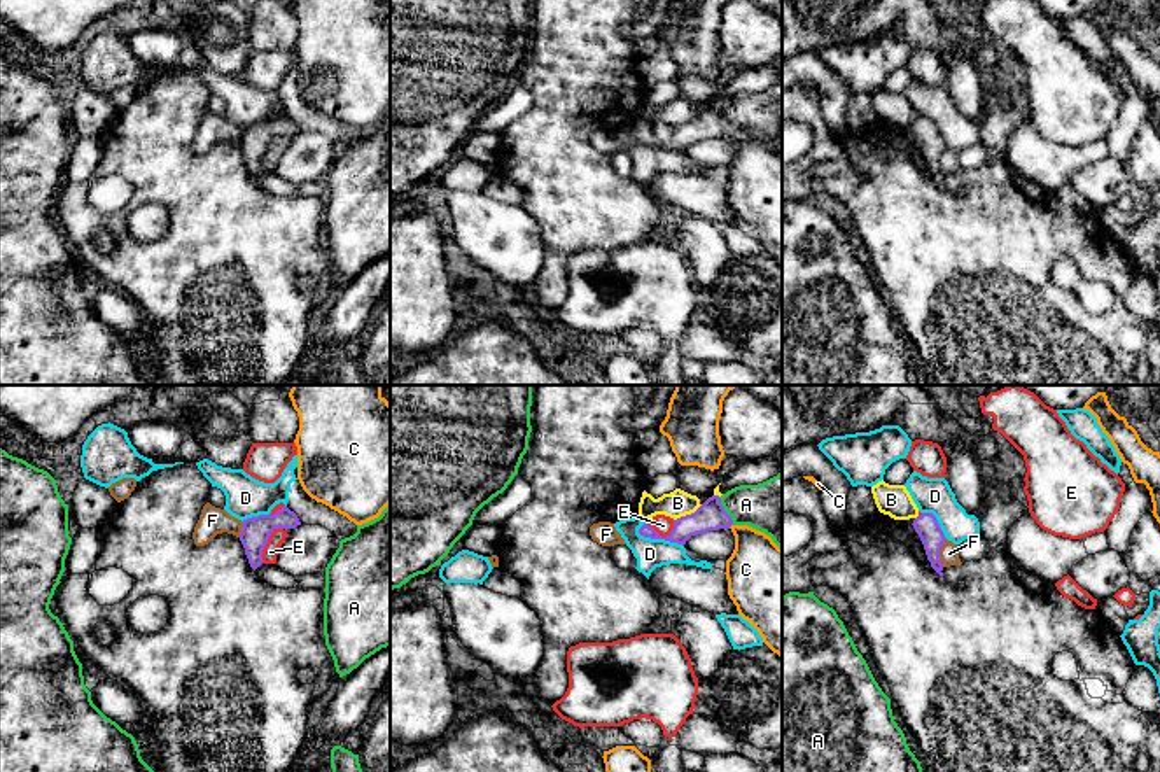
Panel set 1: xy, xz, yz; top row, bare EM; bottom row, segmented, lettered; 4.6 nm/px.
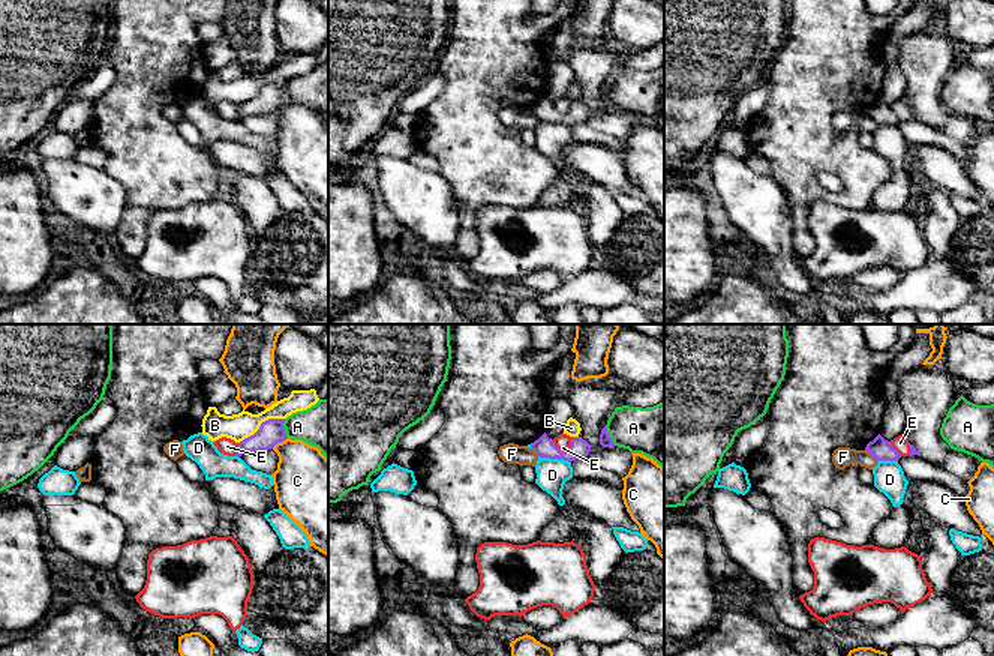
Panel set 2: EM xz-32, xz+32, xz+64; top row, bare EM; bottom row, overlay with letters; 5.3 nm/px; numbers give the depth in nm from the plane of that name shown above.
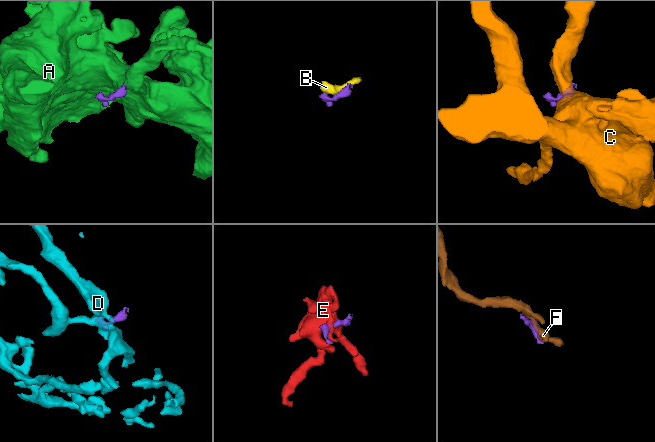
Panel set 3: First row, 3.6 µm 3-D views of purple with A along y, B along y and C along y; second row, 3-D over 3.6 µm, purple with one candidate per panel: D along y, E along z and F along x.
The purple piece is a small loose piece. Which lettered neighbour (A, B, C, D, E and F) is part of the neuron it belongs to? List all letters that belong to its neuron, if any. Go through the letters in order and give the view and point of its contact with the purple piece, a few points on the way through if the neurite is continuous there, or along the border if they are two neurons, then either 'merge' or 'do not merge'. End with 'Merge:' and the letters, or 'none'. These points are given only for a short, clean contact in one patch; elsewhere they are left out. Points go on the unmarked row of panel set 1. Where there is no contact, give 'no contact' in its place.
A: meets purple in xz at (725, 119); border along xz (719, 105), (733, 132); do not merge
B: meets purple in xz at (688, 123); merge
C: meets purple in xz at (730, 133); border along xz (732, 132), (728, 135); do not merge
D: meets purple in xz at (660, 146); border along xz (637, 137), (644, 144), (663, 146), (683, 154); do not merge
E: meets purple in xy at (266, 149); border along xy (282, 135), (272, 140), (261, 170); do not merge
F: meets purple in yz at (938, 160); border along yz (945, 146), (940, 156), (942, 174); do not merge
Merge: B

